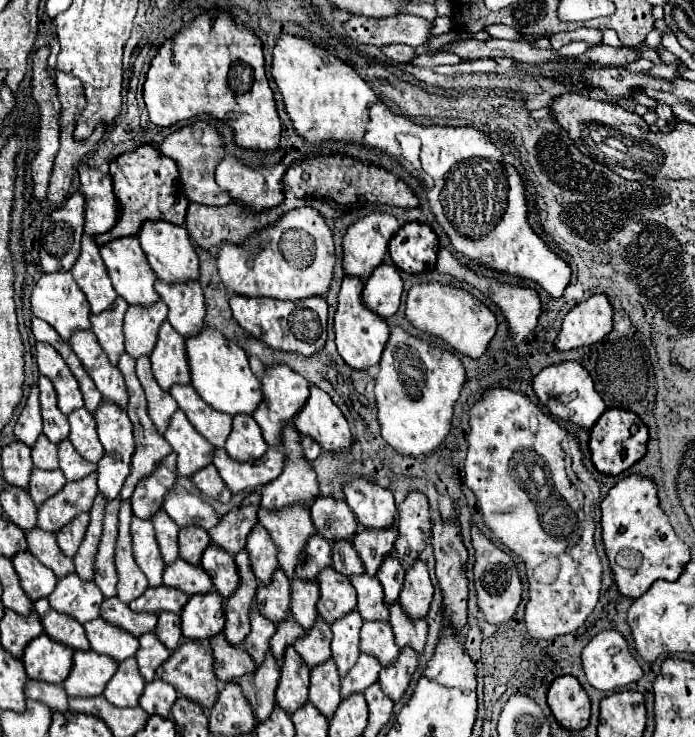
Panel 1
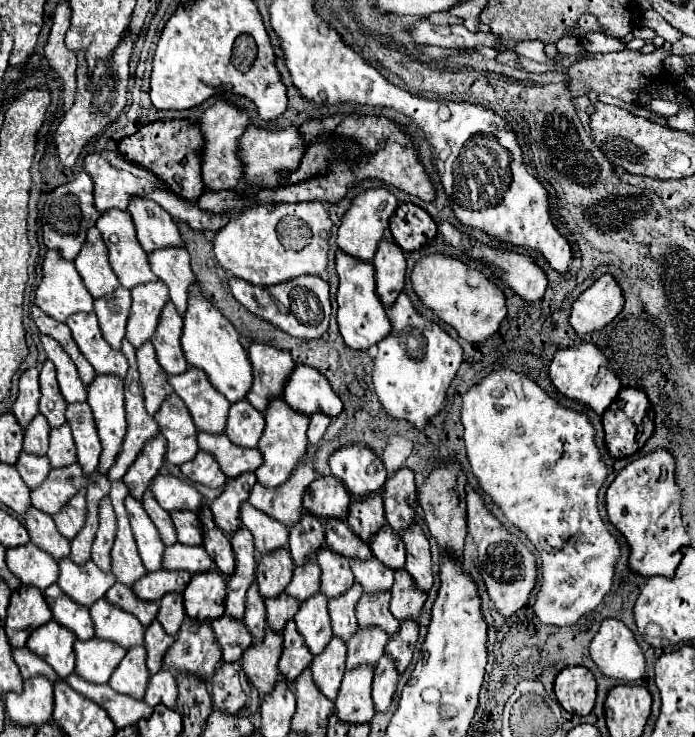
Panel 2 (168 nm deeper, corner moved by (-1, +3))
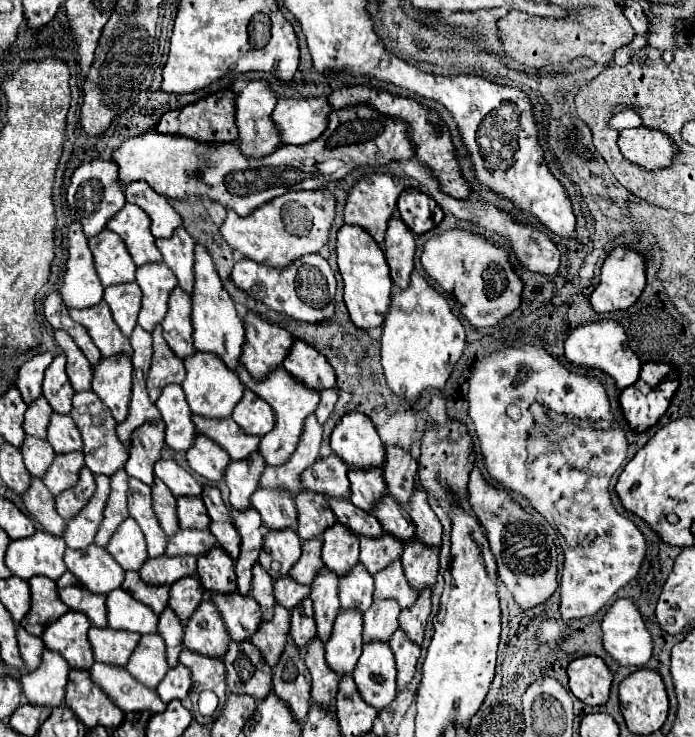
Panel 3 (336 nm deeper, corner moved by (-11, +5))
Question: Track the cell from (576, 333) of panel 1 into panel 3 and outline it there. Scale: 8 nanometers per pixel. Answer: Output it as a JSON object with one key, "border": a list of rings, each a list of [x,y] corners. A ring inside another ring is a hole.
{"border":[[[616,247],[604,261],[600,285],[590,295],[590,305],[596,313],[612,313],[632,307],[644,285],[644,259],[624,247]]]}

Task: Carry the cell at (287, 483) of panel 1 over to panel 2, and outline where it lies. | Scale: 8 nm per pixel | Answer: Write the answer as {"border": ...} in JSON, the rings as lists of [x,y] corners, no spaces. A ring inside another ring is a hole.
{"border":[[[278,397],[278,401],[270,401],[270,409],[266,409],[264,415],[266,415],[266,429],[258,441],[258,449],[264,457],[264,463],[262,467],[256,469],[256,477],[260,485],[272,489],[282,485],[290,477],[290,473],[298,467],[298,463],[304,459],[308,445],[306,429],[310,417],[306,417],[304,413],[294,413],[294,409],[290,409],[290,405],[282,401],[282,397]]]}

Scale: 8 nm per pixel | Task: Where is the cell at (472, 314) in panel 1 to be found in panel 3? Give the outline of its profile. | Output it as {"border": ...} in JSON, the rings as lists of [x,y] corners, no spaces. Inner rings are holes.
{"border":[[[458,229],[430,237],[420,261],[424,271],[460,303],[460,313],[476,329],[494,327],[520,307],[522,281],[512,271],[508,253],[484,237]]]}

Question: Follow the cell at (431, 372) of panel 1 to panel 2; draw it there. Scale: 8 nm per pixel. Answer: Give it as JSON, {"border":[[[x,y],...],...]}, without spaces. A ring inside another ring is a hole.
{"border":[[[406,291],[390,307],[392,331],[378,343],[372,381],[382,407],[394,419],[406,419],[424,431],[428,417],[434,417],[446,399],[446,389],[462,363],[462,347],[438,323],[420,315]]]}

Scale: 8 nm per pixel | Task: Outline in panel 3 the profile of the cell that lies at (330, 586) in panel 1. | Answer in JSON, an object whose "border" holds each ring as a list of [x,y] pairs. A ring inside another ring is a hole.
{"border":[[[340,523],[324,531],[322,541],[322,561],[338,577],[346,575],[358,563],[358,539],[356,535],[348,535]]]}

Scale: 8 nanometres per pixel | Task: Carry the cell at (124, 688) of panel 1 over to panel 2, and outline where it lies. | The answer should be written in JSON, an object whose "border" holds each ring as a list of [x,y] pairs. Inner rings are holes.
{"border":[[[138,645],[126,653],[126,657],[120,661],[120,665],[114,669],[108,685],[124,695],[130,695],[134,699],[142,699],[146,685],[148,685],[150,673],[146,669],[146,649],[144,645]]]}

